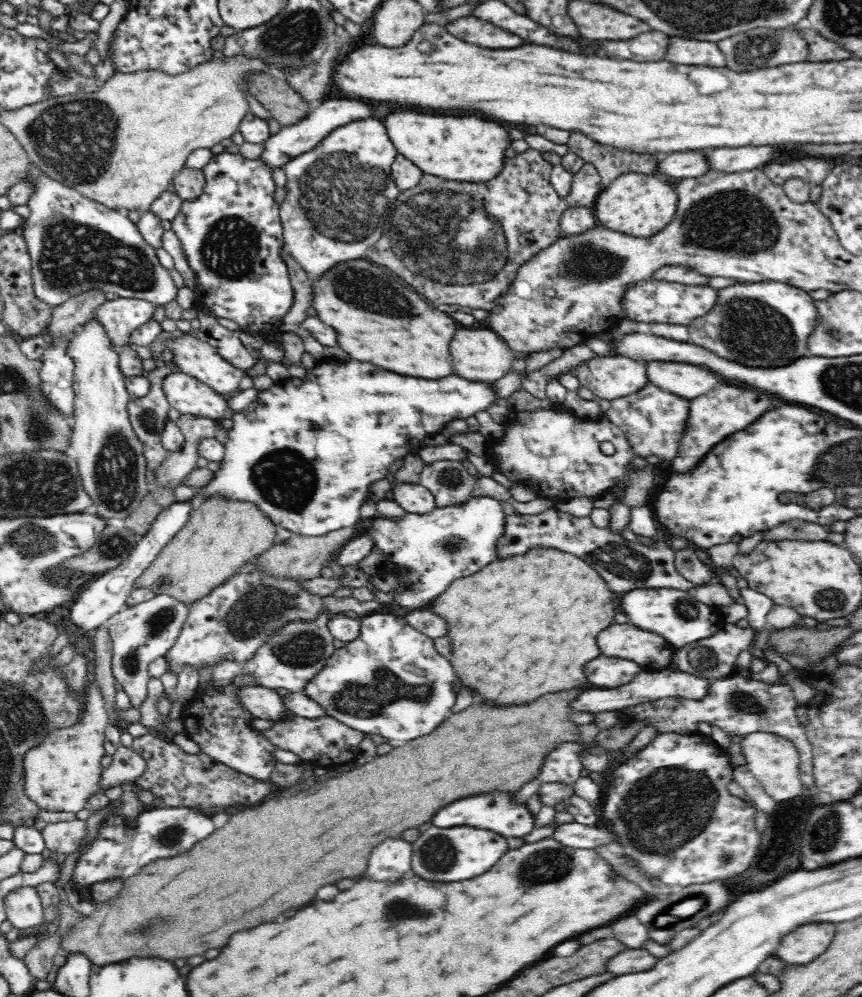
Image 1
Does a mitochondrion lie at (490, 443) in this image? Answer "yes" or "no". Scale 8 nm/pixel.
no

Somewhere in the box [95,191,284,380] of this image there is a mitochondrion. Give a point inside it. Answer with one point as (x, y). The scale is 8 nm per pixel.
(230, 249)

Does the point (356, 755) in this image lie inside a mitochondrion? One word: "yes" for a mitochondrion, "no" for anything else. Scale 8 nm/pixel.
no

